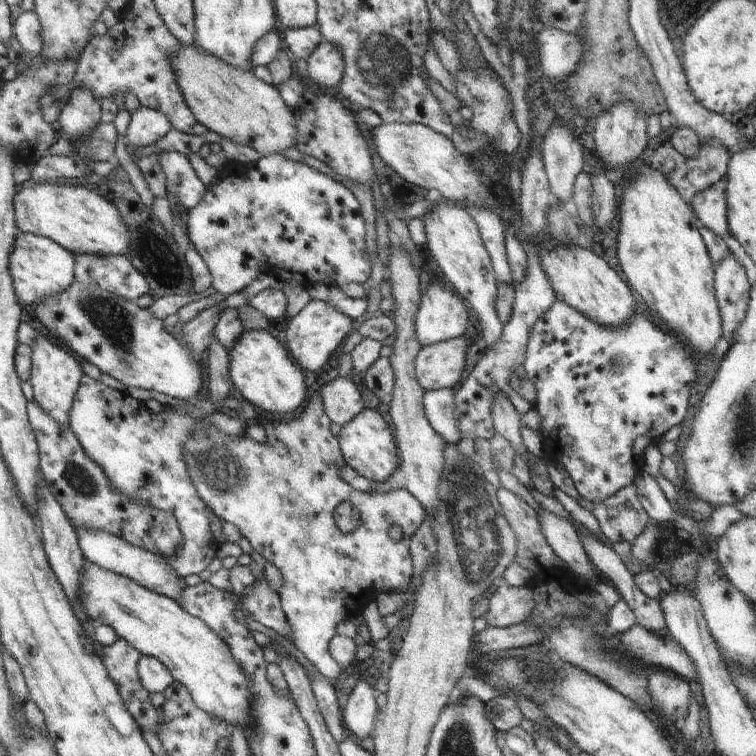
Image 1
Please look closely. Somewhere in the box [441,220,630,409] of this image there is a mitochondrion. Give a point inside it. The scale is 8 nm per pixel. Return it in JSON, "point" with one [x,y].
{"point":[617,367]}

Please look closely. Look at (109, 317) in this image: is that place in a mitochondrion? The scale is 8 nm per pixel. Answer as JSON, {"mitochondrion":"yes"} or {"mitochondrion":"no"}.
{"mitochondrion":"yes"}

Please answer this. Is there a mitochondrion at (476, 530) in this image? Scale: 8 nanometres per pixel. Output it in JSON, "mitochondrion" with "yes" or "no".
{"mitochondrion":"yes"}

